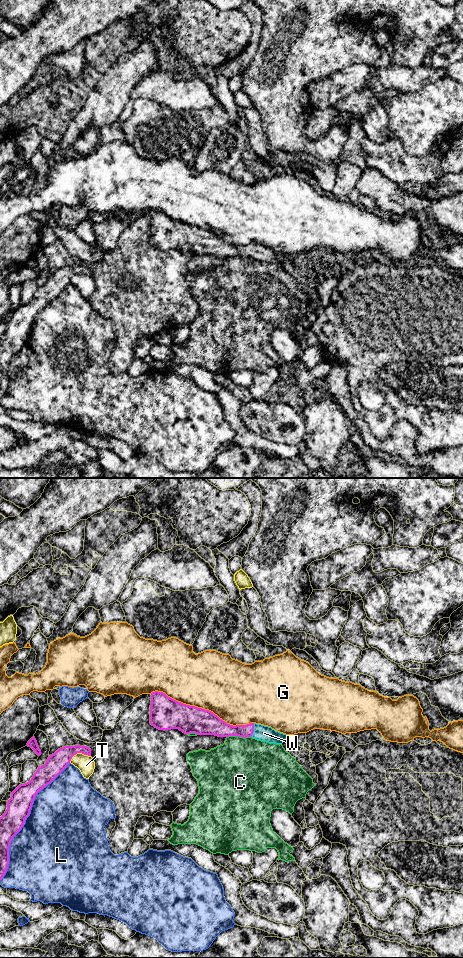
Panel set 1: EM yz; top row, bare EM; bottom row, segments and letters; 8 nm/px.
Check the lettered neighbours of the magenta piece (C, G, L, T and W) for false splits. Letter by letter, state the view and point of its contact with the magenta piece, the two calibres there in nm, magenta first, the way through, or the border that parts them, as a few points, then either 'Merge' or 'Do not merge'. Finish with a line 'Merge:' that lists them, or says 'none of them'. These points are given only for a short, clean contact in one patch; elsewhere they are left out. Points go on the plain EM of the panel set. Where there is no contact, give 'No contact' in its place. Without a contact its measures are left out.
C: Touches magenta at yz (239, 256). Thickness 170 nm (magenta) against 480 nm. Do not merge
G: Touches magenta at yz (201, 228). Thickness 240 nm (magenta) against 480 nm. Do not merge
L: Touches magenta at yz (25, 339). Thickness 190 nm (magenta) against 480 nm. Do not merge
T: Touches magenta at yz (78, 272). Thickness 160 nm (magenta) against 140 nm. Do not merge
W: Touches magenta at yz (253, 250). Thickness 120 nm (magenta) against 130 nm. Path across: yz (222, 249), (253, 250), (264, 253). Merge
Merge: W

